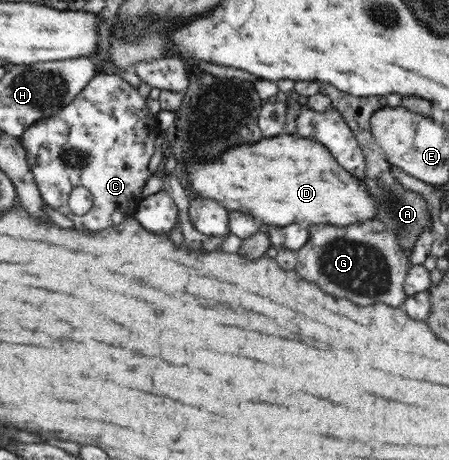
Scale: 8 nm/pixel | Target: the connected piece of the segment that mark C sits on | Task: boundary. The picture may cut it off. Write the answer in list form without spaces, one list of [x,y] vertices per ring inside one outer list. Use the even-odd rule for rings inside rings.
[[[98,73],[87,85],[62,110],[27,127],[21,142],[44,203],[71,219],[76,229],[101,231],[133,217],[151,175],[149,161],[155,153],[159,129],[157,117],[147,108],[146,99],[117,74]],[[77,187],[85,187],[93,195],[93,204],[84,215],[76,215],[69,208],[69,195]]]

